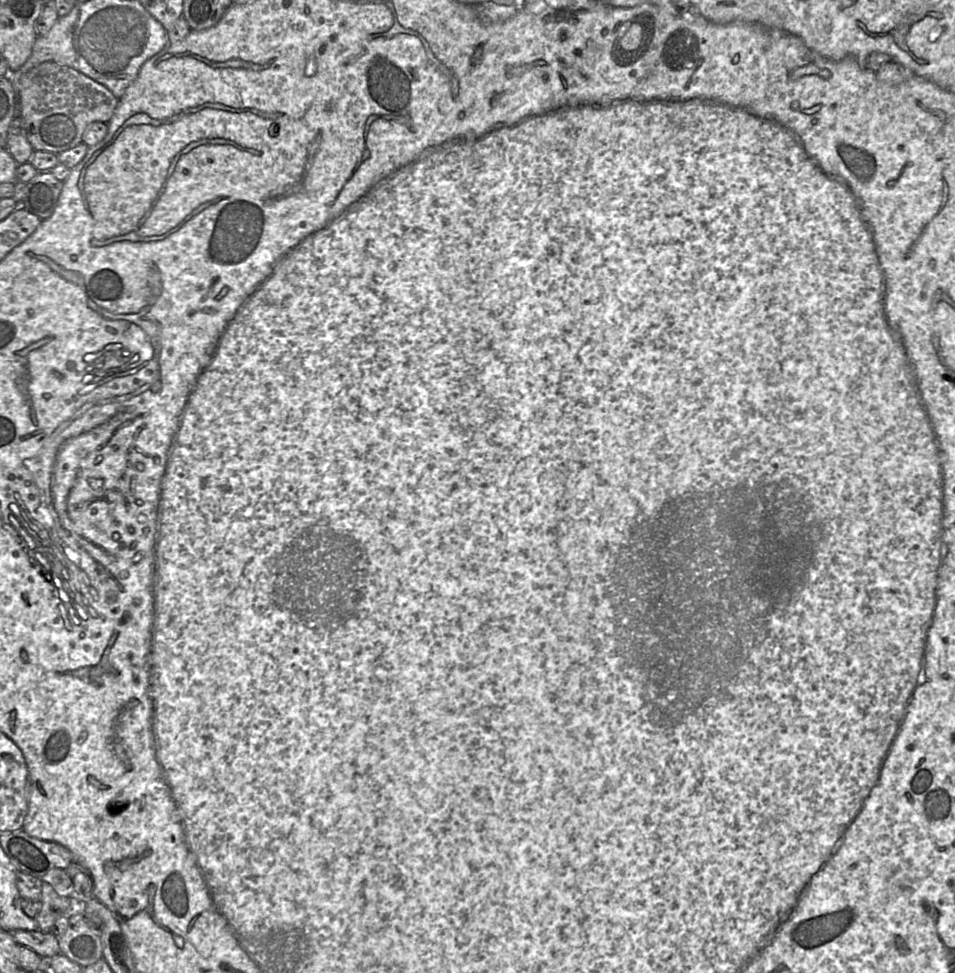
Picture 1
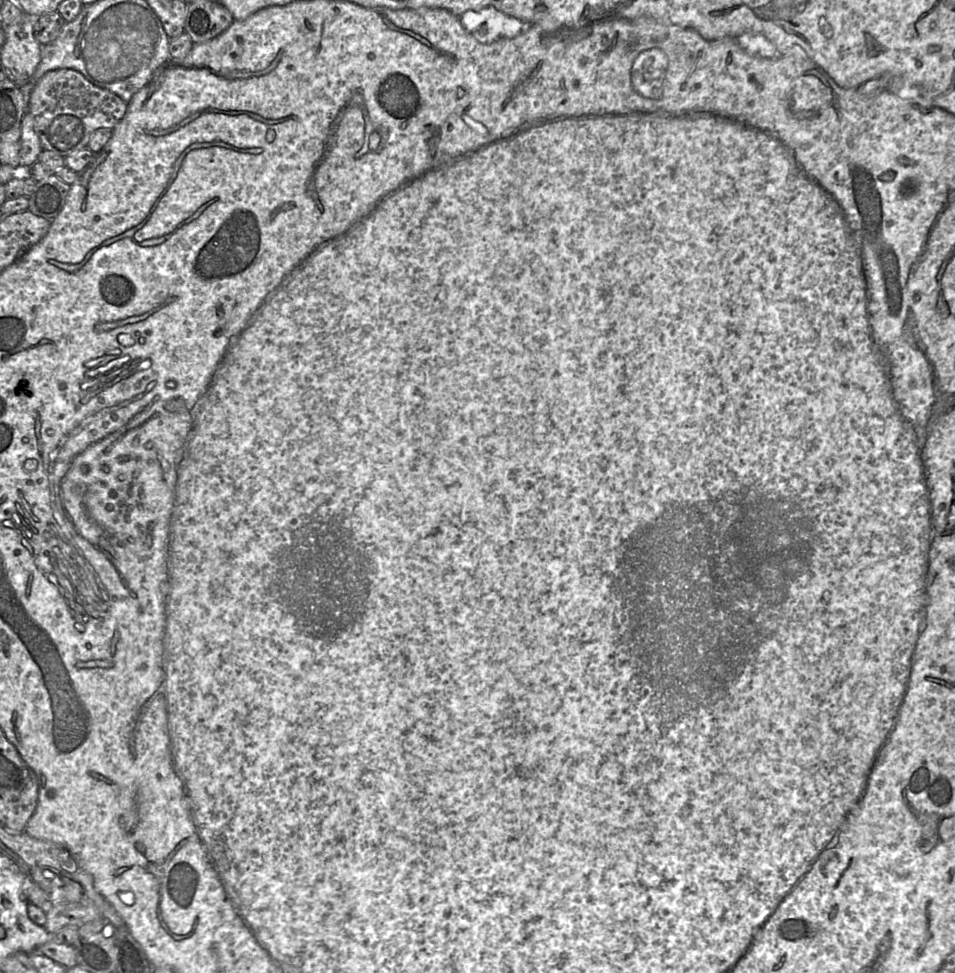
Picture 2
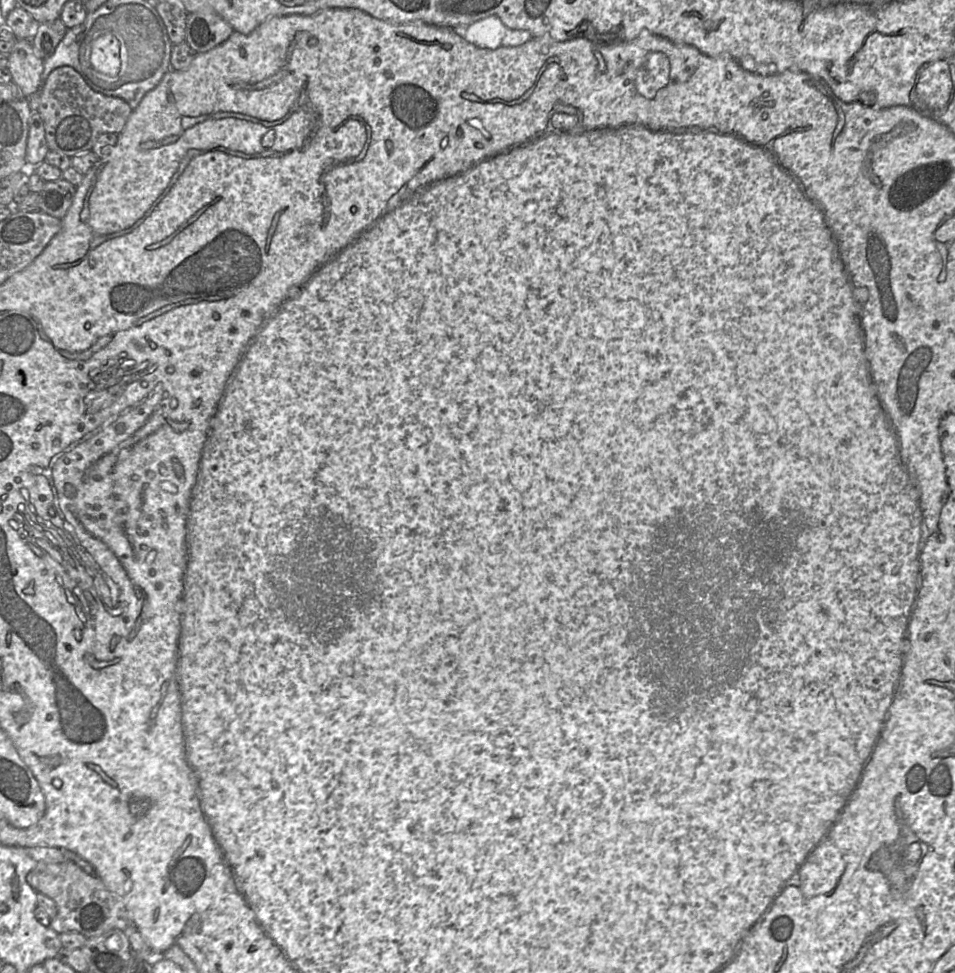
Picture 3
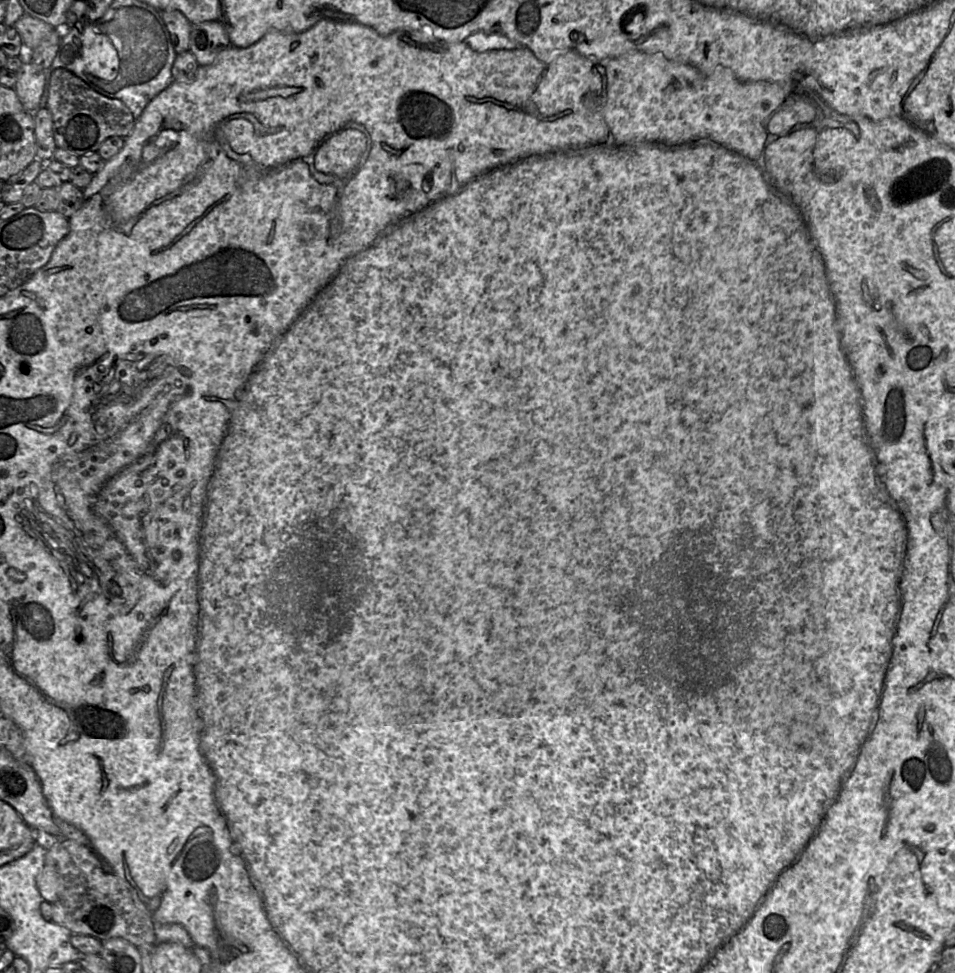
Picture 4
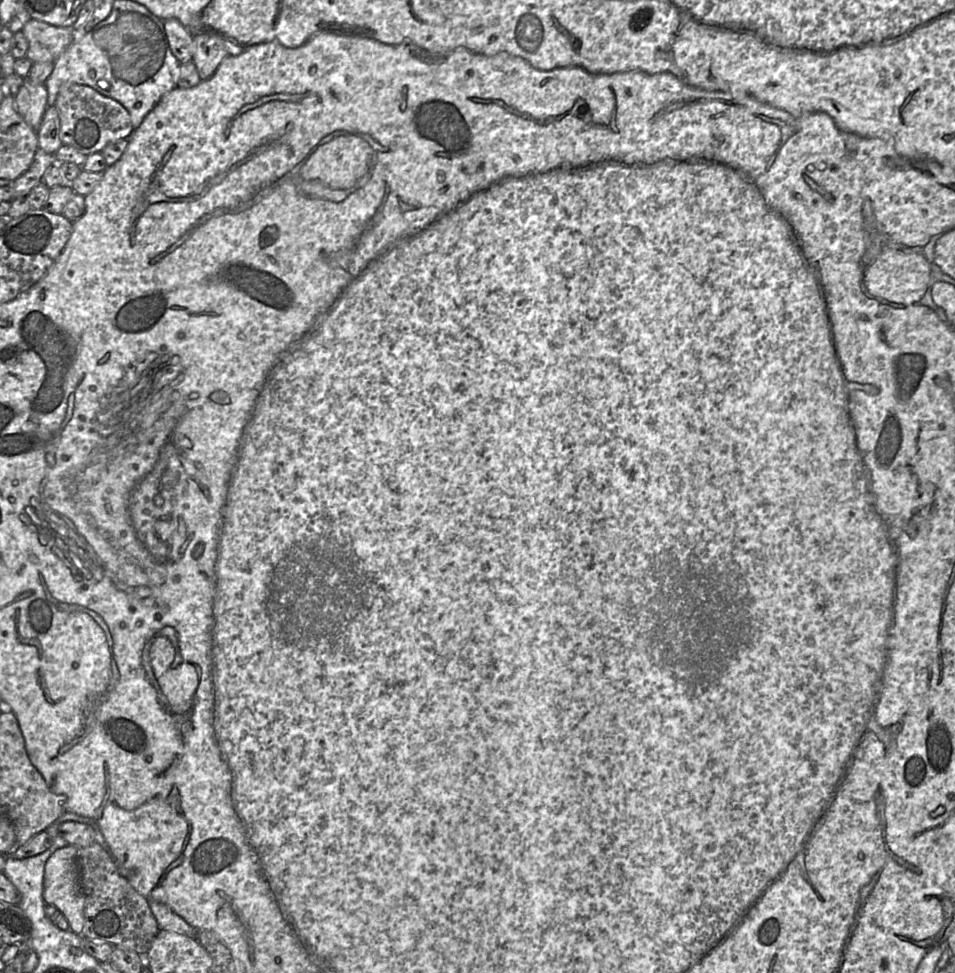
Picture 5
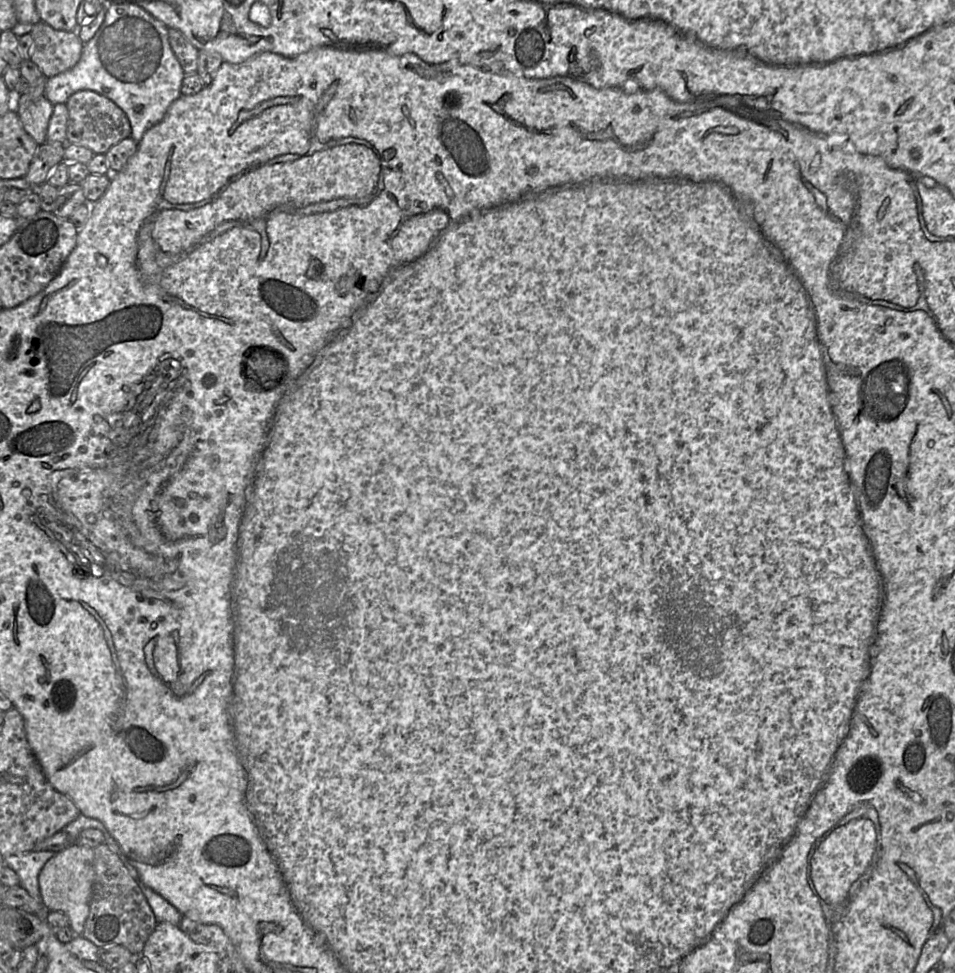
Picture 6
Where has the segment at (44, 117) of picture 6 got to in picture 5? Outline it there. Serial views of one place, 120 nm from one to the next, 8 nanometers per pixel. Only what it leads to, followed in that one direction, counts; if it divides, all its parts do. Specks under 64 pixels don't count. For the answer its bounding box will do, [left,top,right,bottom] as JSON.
[14,79,47,131]

